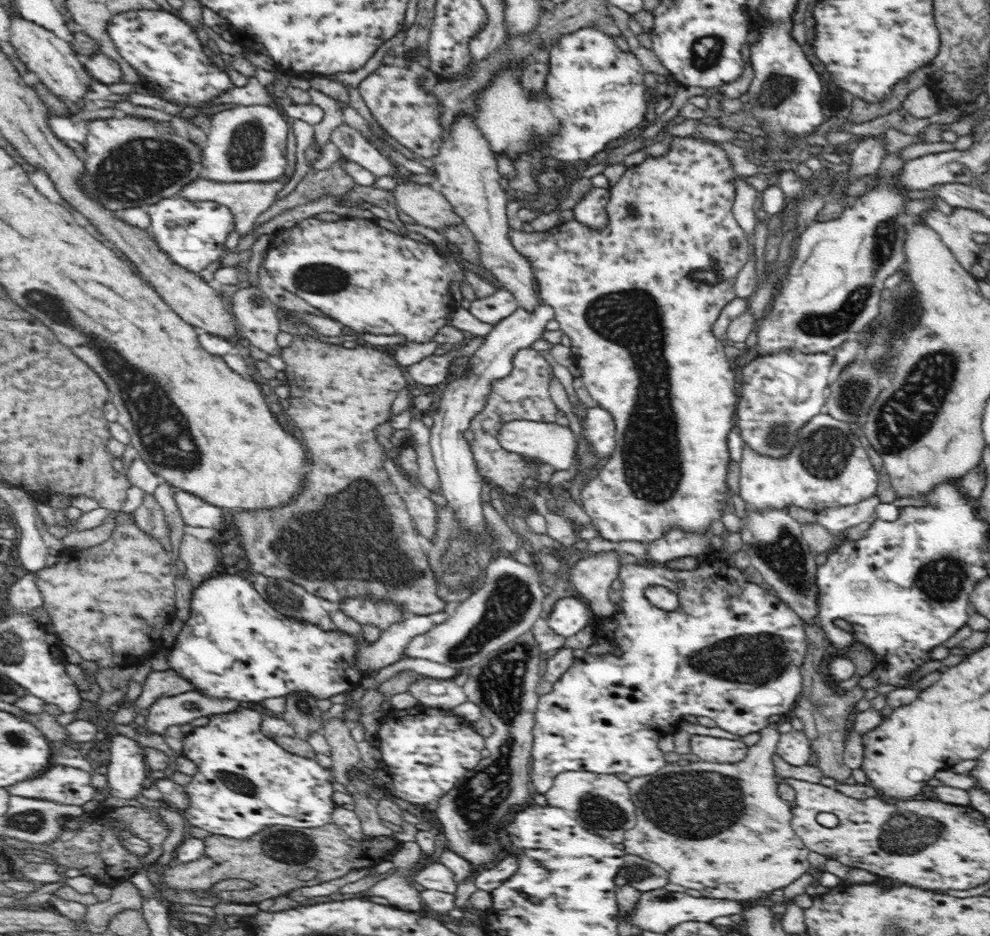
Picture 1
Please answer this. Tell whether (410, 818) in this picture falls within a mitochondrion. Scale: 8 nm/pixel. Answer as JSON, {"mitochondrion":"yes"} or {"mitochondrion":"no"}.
{"mitochondrion":"no"}

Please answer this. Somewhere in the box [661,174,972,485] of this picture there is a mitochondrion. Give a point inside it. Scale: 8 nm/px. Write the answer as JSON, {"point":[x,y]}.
{"point":[921,391]}

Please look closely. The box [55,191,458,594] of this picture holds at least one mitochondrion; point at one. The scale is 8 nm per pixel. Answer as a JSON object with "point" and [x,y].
{"point":[351,524]}

